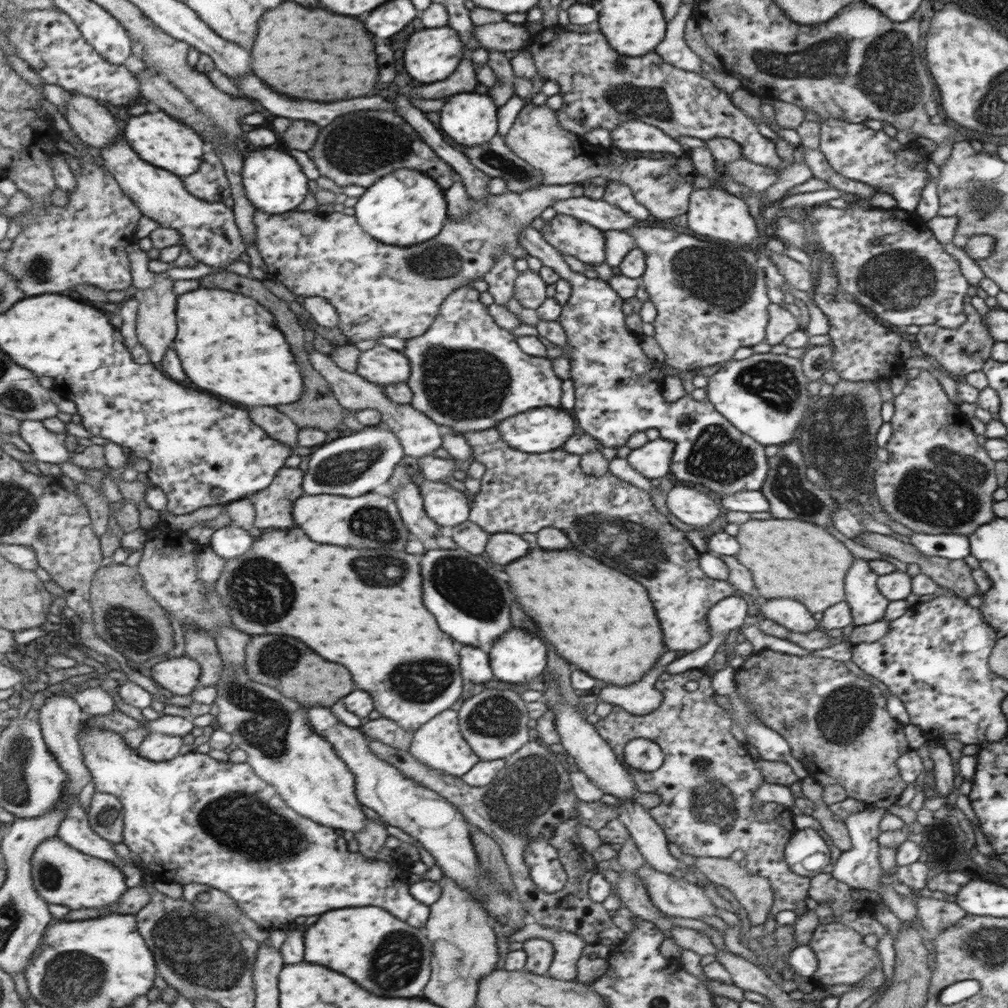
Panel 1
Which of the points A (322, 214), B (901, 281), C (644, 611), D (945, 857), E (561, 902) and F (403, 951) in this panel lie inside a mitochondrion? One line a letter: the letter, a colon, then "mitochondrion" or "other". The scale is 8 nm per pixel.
A: other
B: mitochondrion
C: other
D: other
E: other
F: mitochondrion

